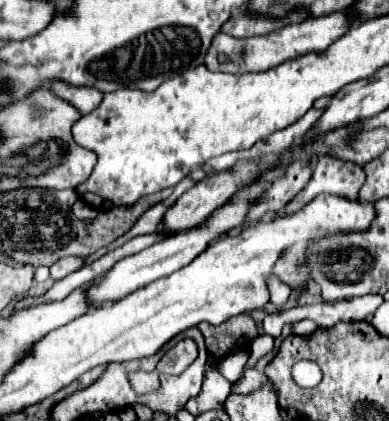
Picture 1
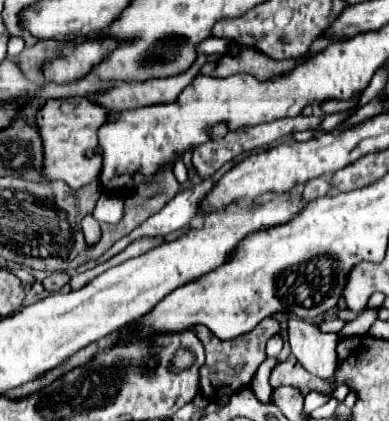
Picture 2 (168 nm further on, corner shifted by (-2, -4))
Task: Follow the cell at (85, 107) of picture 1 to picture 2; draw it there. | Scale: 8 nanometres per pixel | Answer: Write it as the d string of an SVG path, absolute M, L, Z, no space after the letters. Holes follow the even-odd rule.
M219 53L200 55L197 61L181 75L165 77L165 79L149 79L149 81L129 81L129 83L115 85L113 89L103 91L103 93L93 95L93 97L95 97L95 101L101 101L109 109L115 109L115 111L173 101L177 97L177 93L181 93L181 89L193 81L193 77L199 73L199 69L204 64L217 62L222 56Z

